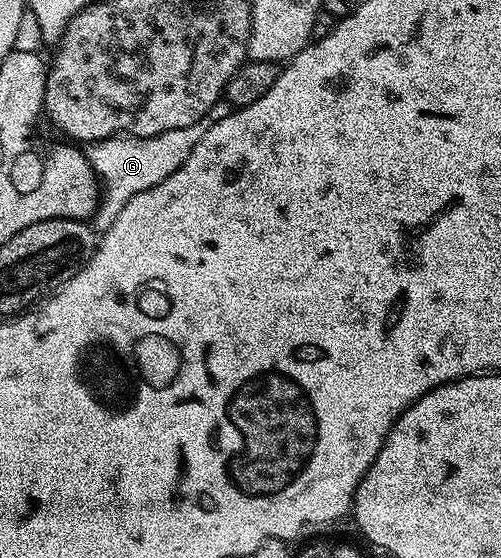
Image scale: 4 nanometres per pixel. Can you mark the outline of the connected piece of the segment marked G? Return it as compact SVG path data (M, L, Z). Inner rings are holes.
M222 99L211 107L207 115L203 115L203 119L191 123L191 127L175 127L154 137L108 137L105 141L92 142L88 146L87 156L99 182L99 200L97 211L91 218L92 228L98 234L106 233L111 223L119 219L119 211L127 207L127 203L135 199L139 191L147 191L163 183L167 175L179 171L179 167L187 163L187 155L195 151L195 143L199 143L199 139L203 139L203 135L207 135L207 131L211 131L219 119L227 119L230 112L228 100Z

